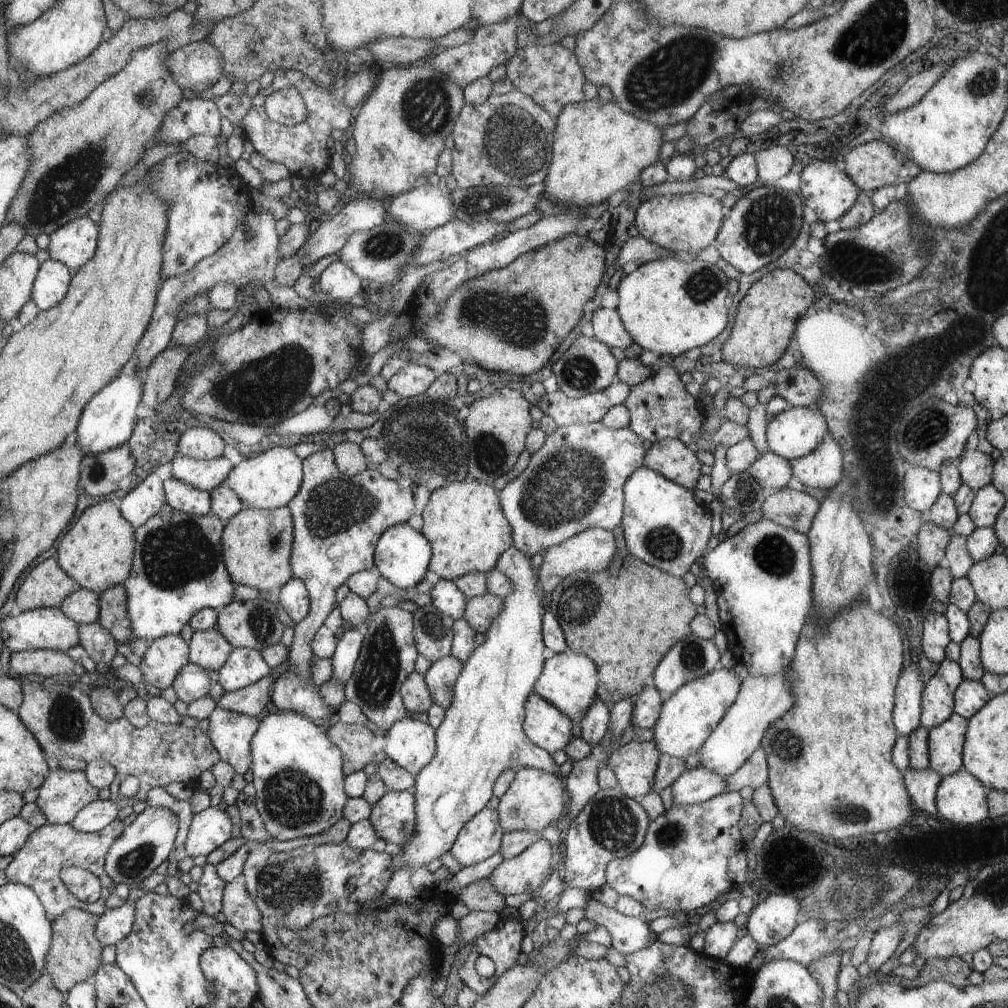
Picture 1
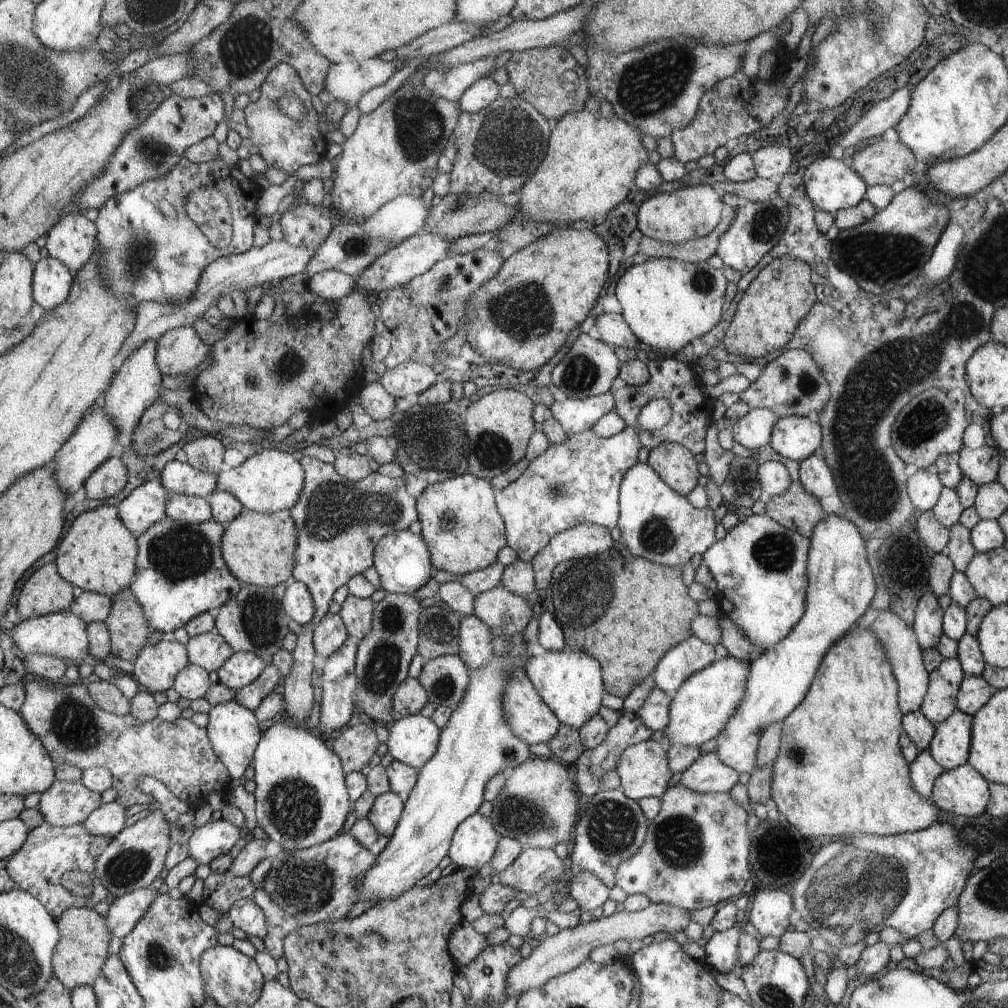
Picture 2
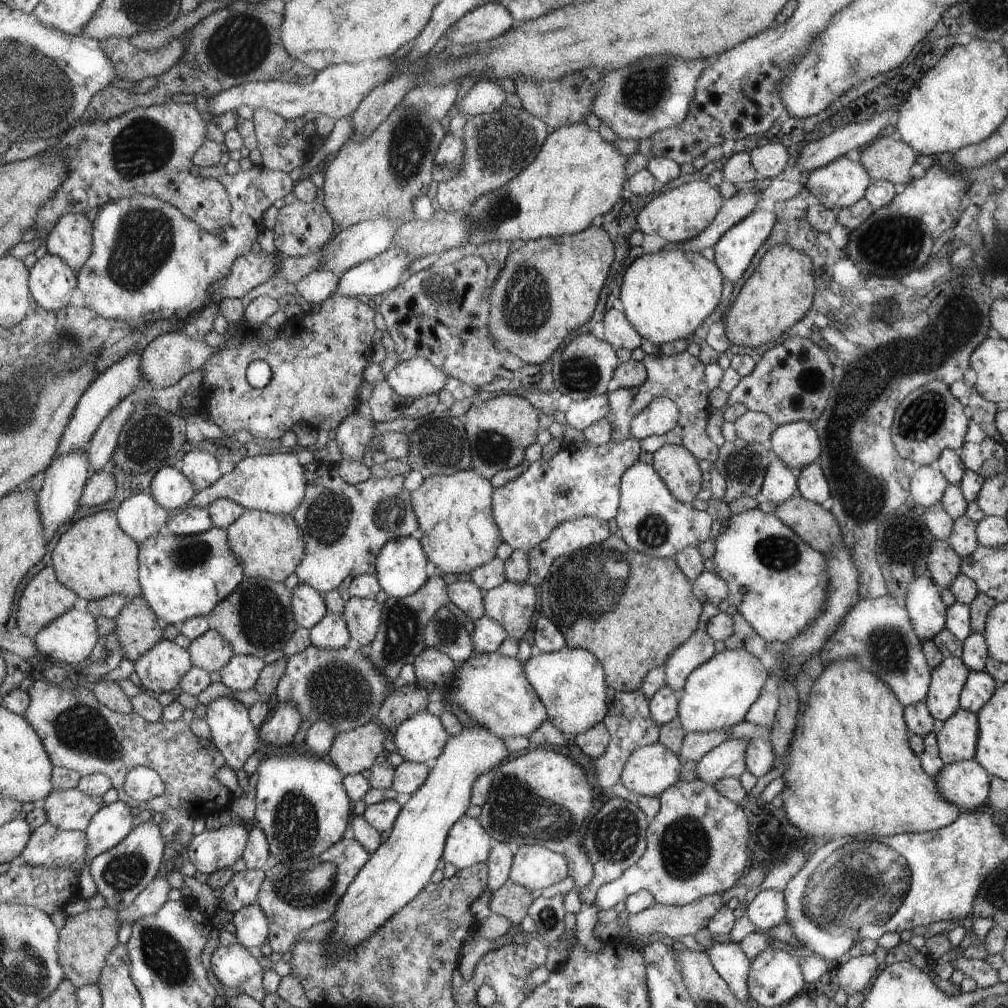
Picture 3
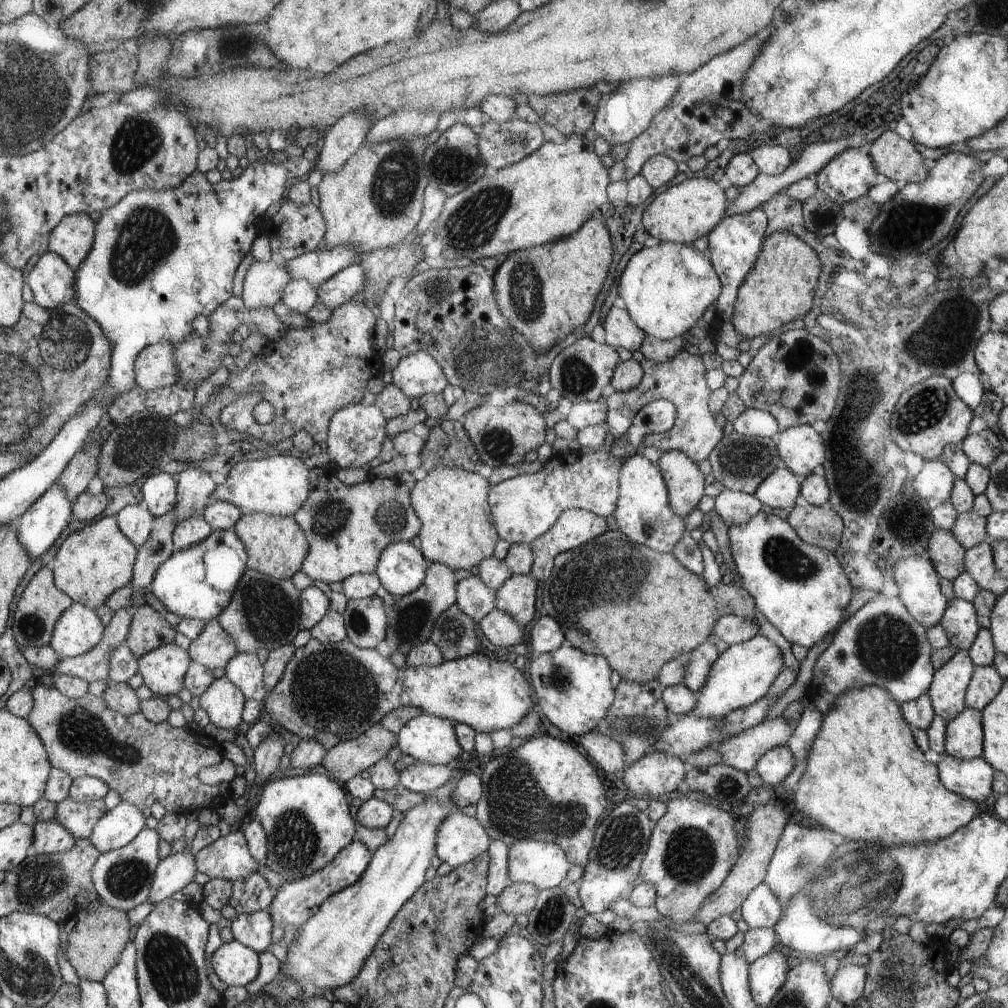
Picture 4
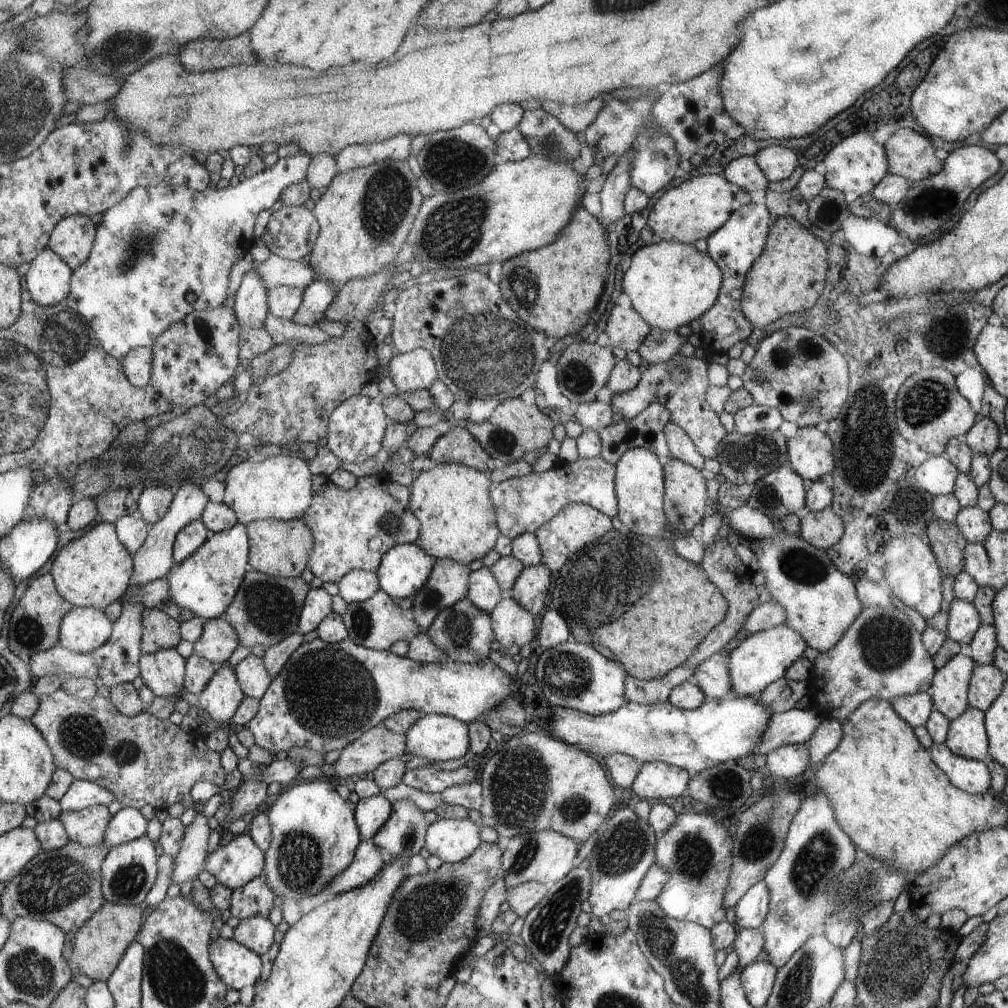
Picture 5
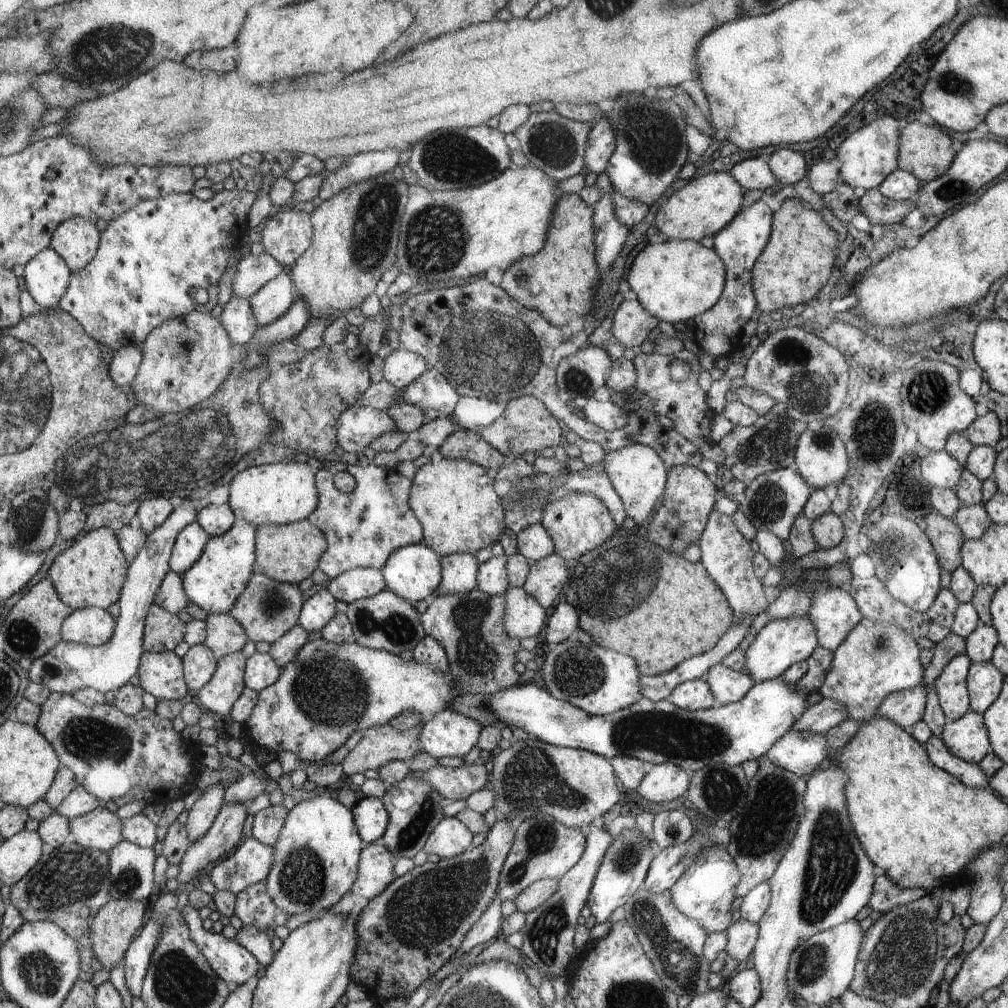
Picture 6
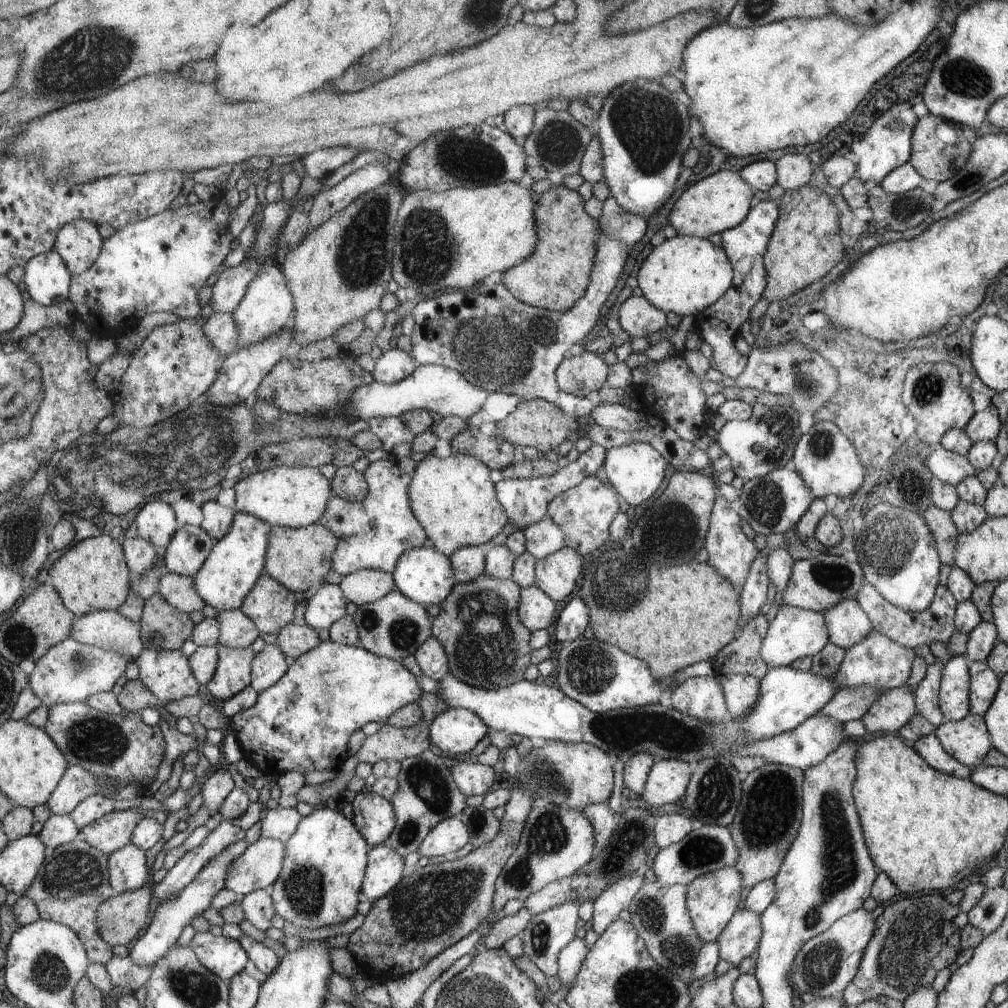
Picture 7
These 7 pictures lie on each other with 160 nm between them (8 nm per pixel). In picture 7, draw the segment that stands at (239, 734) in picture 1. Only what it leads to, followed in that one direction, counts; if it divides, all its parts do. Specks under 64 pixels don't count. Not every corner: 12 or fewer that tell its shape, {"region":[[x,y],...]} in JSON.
{"region":[[217,645],[206,688],[222,703],[250,684],[252,647]]}

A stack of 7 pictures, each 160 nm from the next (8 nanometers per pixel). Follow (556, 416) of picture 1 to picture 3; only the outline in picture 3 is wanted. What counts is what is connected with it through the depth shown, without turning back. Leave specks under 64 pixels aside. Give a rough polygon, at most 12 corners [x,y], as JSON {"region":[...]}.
{"region":[[607,396],[573,401],[564,415],[584,432],[608,417]]}

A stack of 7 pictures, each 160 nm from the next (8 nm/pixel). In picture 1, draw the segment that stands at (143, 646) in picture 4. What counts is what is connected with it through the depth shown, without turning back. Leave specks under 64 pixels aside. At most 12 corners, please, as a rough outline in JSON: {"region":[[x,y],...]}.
{"region":[[125,586],[101,594],[100,624],[118,644],[133,636]]}

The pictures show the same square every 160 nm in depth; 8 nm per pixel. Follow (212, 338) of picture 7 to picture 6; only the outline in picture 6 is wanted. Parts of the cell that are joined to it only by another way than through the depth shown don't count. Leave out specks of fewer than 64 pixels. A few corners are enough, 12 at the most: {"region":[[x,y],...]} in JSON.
{"region":[[230,297],[219,318],[237,347],[260,328],[248,299]]}

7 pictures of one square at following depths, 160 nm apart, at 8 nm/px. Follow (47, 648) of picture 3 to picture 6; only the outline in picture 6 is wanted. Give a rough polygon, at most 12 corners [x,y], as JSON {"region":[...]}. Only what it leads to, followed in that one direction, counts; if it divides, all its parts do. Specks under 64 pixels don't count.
{"region":[[106,609],[73,611],[63,640],[93,648],[113,637],[114,617]]}

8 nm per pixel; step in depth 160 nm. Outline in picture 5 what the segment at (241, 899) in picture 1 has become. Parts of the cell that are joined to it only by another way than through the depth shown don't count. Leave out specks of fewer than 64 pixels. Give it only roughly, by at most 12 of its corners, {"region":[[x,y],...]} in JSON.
{"region":[[248,917],[233,928],[233,939],[266,954],[277,926],[268,917]]}

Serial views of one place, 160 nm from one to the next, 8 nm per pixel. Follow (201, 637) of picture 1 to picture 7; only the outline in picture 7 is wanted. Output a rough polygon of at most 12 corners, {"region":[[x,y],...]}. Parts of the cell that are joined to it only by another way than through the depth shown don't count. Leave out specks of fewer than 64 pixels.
{"region":[[241,608],[215,618],[219,644],[246,648],[260,628]]}

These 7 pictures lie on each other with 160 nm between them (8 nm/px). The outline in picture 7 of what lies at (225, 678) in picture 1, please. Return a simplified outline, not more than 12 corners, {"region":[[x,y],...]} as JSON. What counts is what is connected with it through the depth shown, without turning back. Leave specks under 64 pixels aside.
{"region":[[276,645],[254,657],[258,692],[280,681],[294,659]]}

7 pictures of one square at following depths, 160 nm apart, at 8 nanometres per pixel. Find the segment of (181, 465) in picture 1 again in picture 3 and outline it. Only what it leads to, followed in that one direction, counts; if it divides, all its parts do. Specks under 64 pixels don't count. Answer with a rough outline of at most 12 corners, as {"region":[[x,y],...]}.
{"region":[[165,463],[148,489],[160,506],[174,512],[197,496],[185,472]]}

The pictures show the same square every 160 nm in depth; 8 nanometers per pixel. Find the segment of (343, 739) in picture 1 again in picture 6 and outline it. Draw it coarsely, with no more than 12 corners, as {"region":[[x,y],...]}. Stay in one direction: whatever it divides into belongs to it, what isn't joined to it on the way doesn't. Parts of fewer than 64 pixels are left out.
{"region":[[424,721],[370,727],[341,762],[350,776],[423,752]]}

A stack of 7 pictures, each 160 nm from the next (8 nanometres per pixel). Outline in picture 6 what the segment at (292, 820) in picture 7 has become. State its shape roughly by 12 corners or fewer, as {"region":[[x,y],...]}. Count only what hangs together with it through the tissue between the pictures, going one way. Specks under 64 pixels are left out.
{"region":[[270,805],[254,815],[254,839],[273,847],[289,810]]}

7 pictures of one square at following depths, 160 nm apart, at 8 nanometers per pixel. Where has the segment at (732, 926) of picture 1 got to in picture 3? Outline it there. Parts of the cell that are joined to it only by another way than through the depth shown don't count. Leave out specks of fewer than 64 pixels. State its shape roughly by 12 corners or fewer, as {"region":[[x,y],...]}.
{"region":[[714,943],[706,954],[740,1002],[750,1000],[751,961],[742,948]]}

